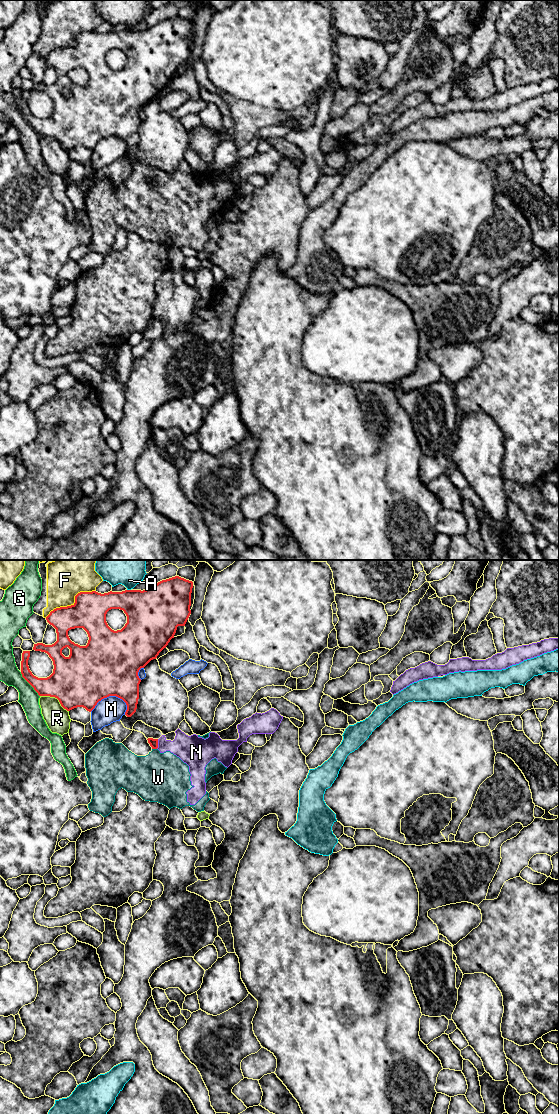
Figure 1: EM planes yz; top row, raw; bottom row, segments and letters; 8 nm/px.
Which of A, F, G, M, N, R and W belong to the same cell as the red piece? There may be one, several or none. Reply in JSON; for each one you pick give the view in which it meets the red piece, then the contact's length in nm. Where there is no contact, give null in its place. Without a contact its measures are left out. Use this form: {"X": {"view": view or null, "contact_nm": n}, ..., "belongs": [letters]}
{"belongs": []}

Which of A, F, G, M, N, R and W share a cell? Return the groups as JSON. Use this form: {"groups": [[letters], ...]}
{"groups": [["A"], ["F"], ["G"], ["M"], ["N", "W"], ["R"]]}

